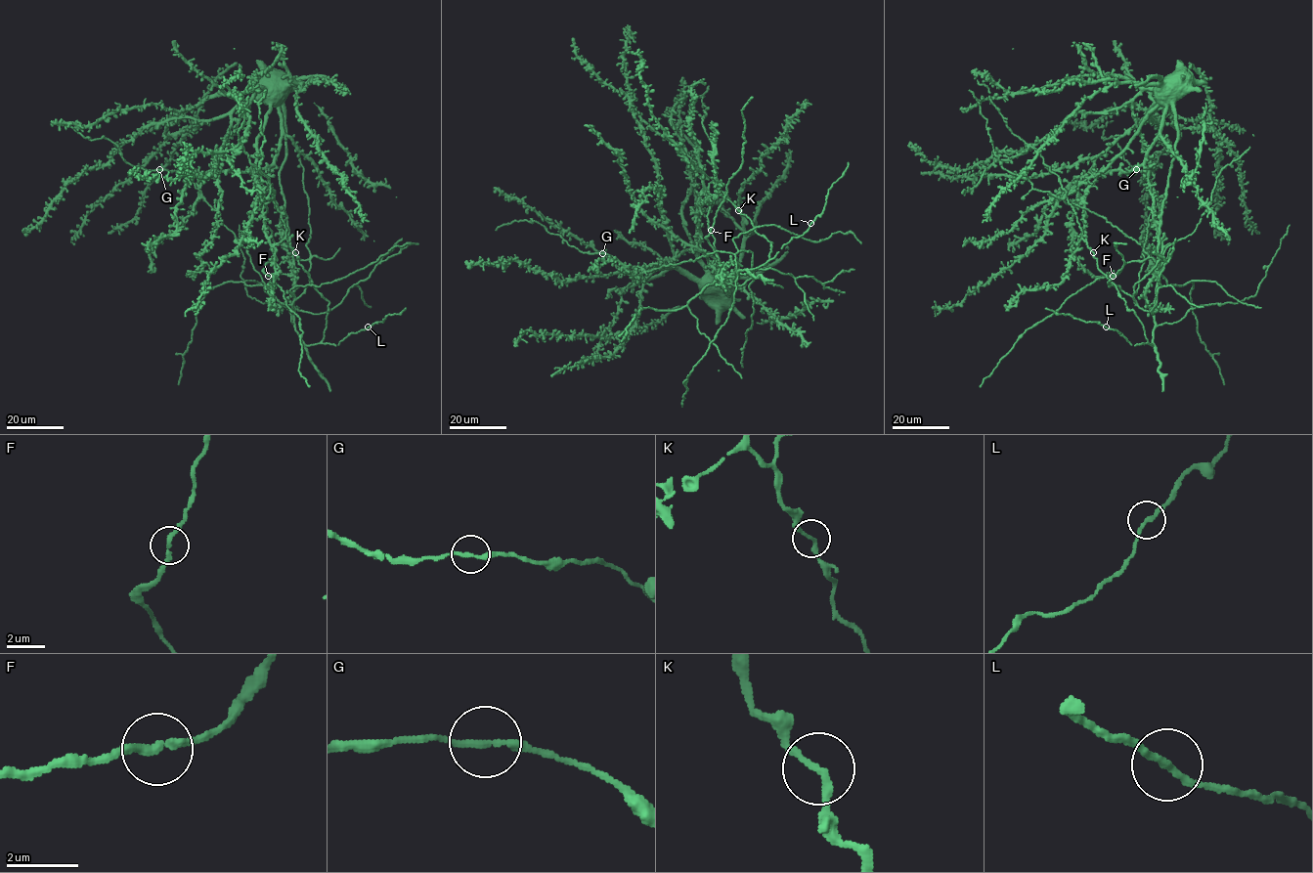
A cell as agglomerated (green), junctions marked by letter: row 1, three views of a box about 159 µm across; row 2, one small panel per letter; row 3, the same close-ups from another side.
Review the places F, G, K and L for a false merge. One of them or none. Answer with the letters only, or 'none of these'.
none of these

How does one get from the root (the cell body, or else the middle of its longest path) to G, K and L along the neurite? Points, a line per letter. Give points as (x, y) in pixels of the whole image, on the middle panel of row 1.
G: (706, 287), (703, 264), (693, 250), (633, 271), (602, 253)
K: (706, 287), (712, 267), (700, 248), (699, 208), (711, 196), (721, 195), (737, 210)
L: (706, 287), (709, 292), (728, 294), (722, 285), (737, 271), (764, 265), (810, 223)

